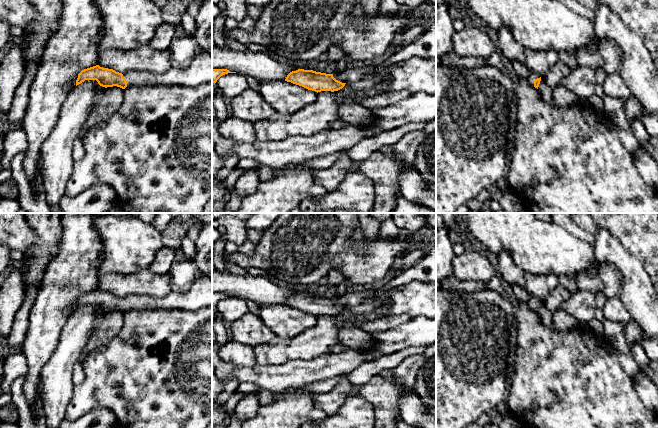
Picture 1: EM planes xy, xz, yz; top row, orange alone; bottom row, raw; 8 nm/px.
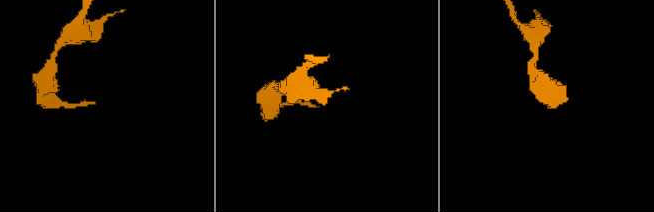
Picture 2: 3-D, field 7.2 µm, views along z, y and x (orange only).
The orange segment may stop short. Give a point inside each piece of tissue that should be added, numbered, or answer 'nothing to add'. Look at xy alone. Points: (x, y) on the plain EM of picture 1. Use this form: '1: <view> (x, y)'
1: xy (199, 295)

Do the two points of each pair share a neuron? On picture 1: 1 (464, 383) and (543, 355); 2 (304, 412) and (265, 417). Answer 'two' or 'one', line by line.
1: two
2: one

